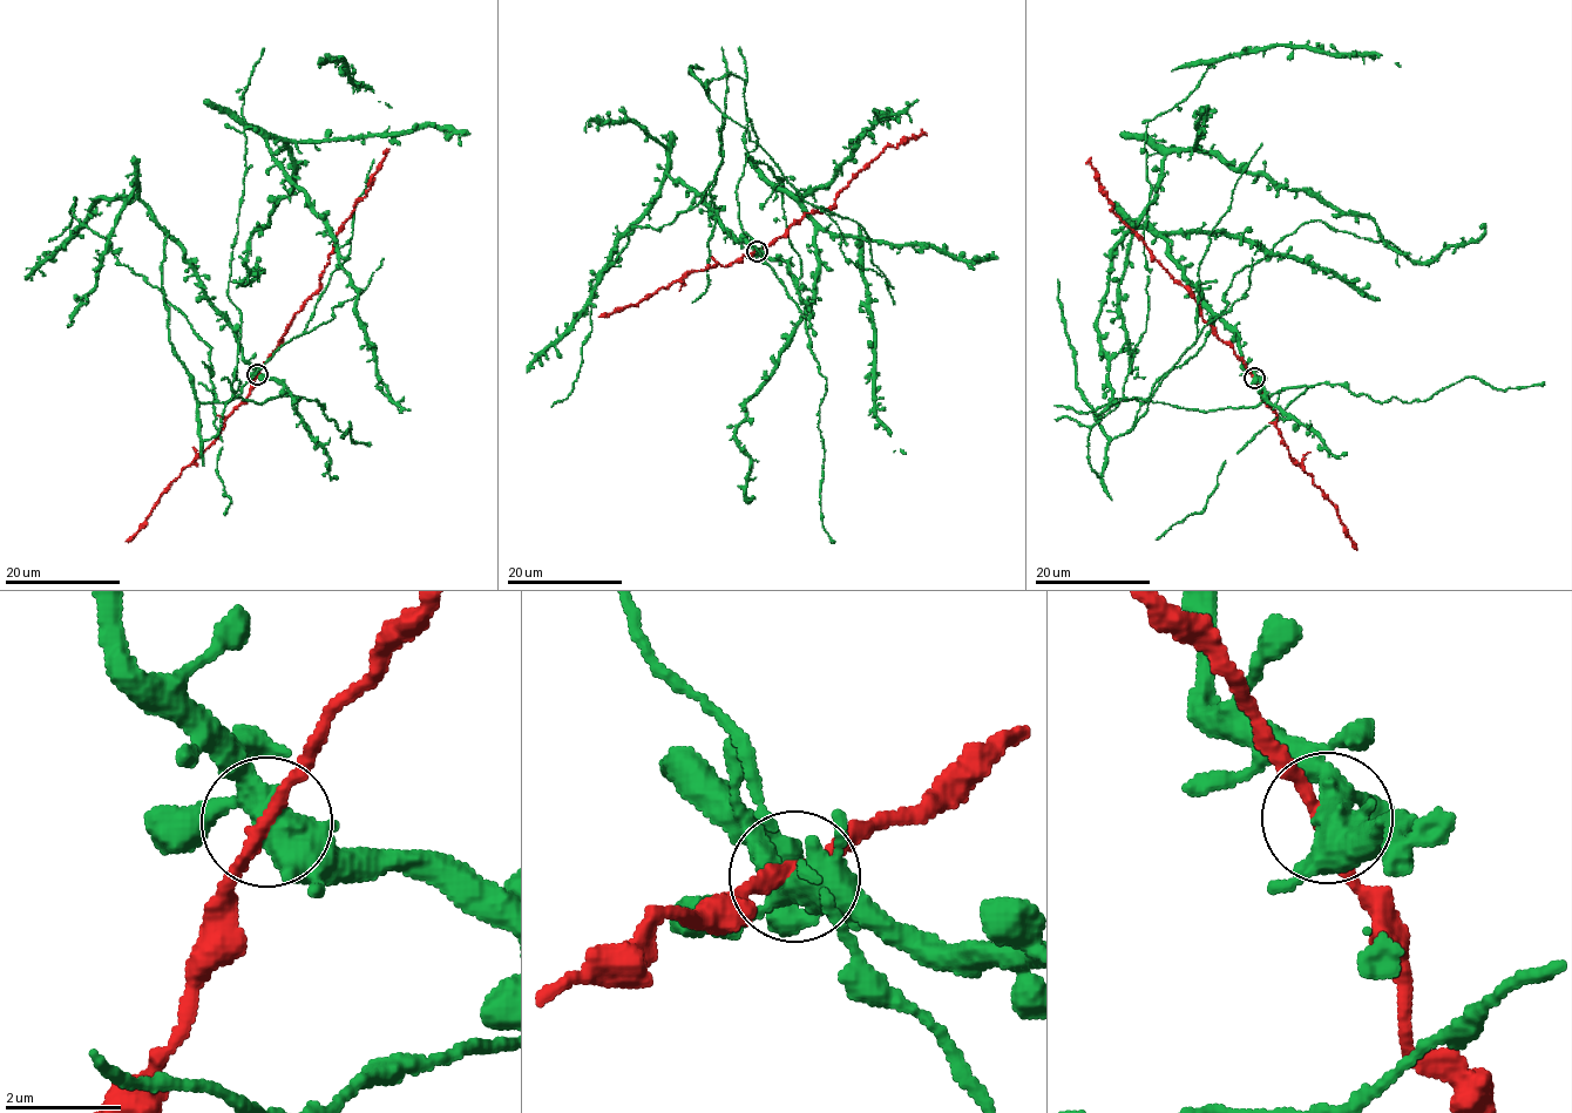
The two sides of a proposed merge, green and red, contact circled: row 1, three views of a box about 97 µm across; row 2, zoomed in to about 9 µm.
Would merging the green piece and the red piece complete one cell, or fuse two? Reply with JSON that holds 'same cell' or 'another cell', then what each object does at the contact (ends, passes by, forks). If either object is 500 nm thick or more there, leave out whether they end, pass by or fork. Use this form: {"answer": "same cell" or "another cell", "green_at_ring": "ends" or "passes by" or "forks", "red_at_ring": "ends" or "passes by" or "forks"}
{"answer": "another cell", "green_at_ring": "forks", "red_at_ring": "passes by"}

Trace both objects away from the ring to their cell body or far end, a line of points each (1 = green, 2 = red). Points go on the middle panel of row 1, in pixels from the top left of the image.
1: (757, 252), (665, 175), (603, 271), (715, 178), (731, 73), (818, 269), (738, 426), (751, 501)
2: (757, 252), (806, 212), (822, 211), (835, 203), (835, 196), (887, 146), (927, 135)

